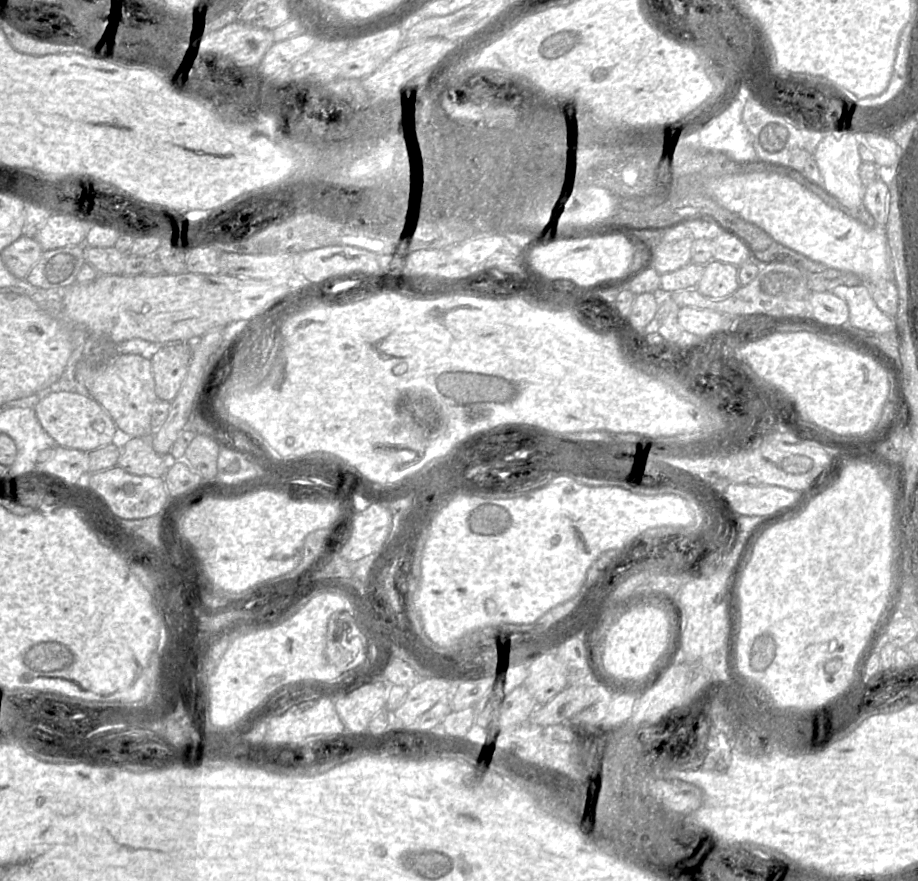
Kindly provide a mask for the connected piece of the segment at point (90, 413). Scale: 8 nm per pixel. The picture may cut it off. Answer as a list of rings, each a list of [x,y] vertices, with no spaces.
[[[76,391],[53,392],[41,399],[34,410],[39,423],[58,446],[91,452],[120,438],[112,418],[89,395],[81,395]]]

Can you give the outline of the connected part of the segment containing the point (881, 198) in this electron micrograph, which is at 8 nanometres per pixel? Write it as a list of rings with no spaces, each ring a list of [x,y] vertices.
[[[879,169],[879,177],[877,177],[873,182],[871,182],[865,188],[865,194],[863,198],[863,205],[869,211],[869,213],[874,218],[876,225],[872,229],[865,228],[861,223],[859,223],[854,218],[846,215],[839,209],[833,208],[825,203],[819,196],[811,192],[809,189],[795,181],[794,179],[776,174],[775,172],[747,172],[745,174],[726,174],[719,178],[711,178],[705,181],[705,194],[715,200],[721,207],[727,209],[728,211],[738,215],[745,221],[753,223],[754,225],[763,229],[772,239],[804,256],[809,259],[824,264],[829,268],[833,268],[839,271],[852,272],[858,275],[863,281],[880,281],[880,280],[893,280],[893,272],[891,268],[891,259],[889,258],[889,247],[885,234],[885,224],[887,218],[887,209],[888,209],[888,186],[883,180],[883,173]]]

